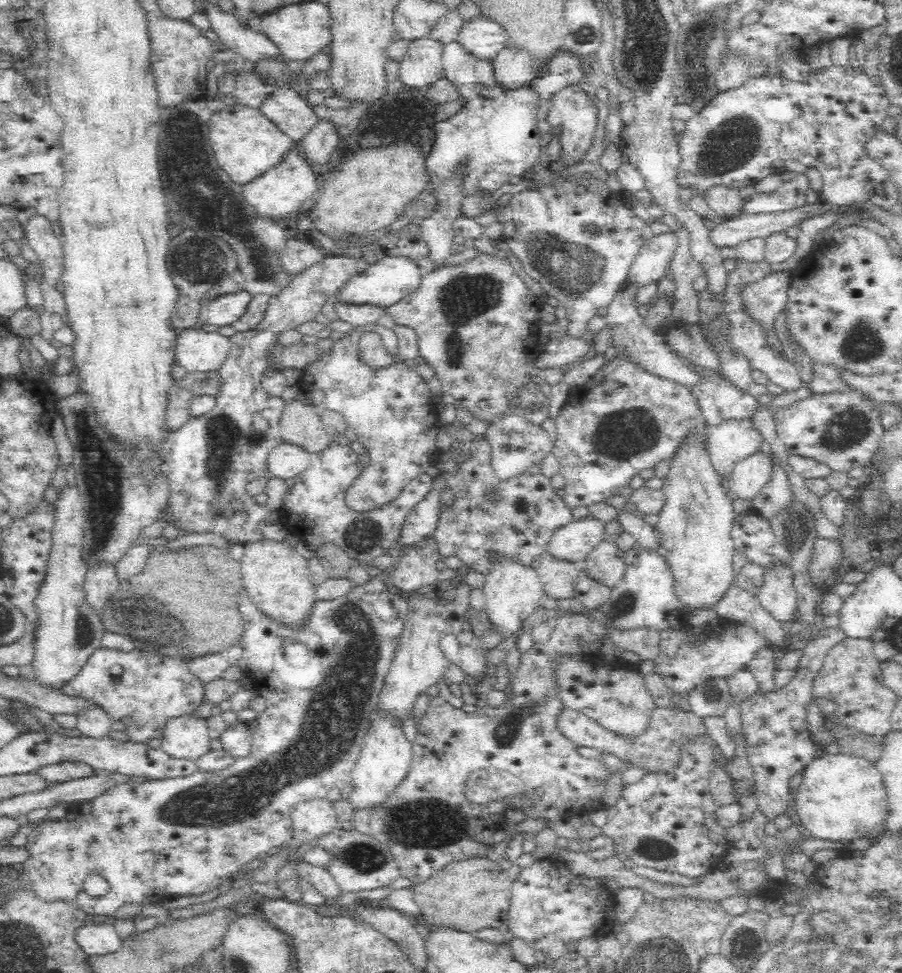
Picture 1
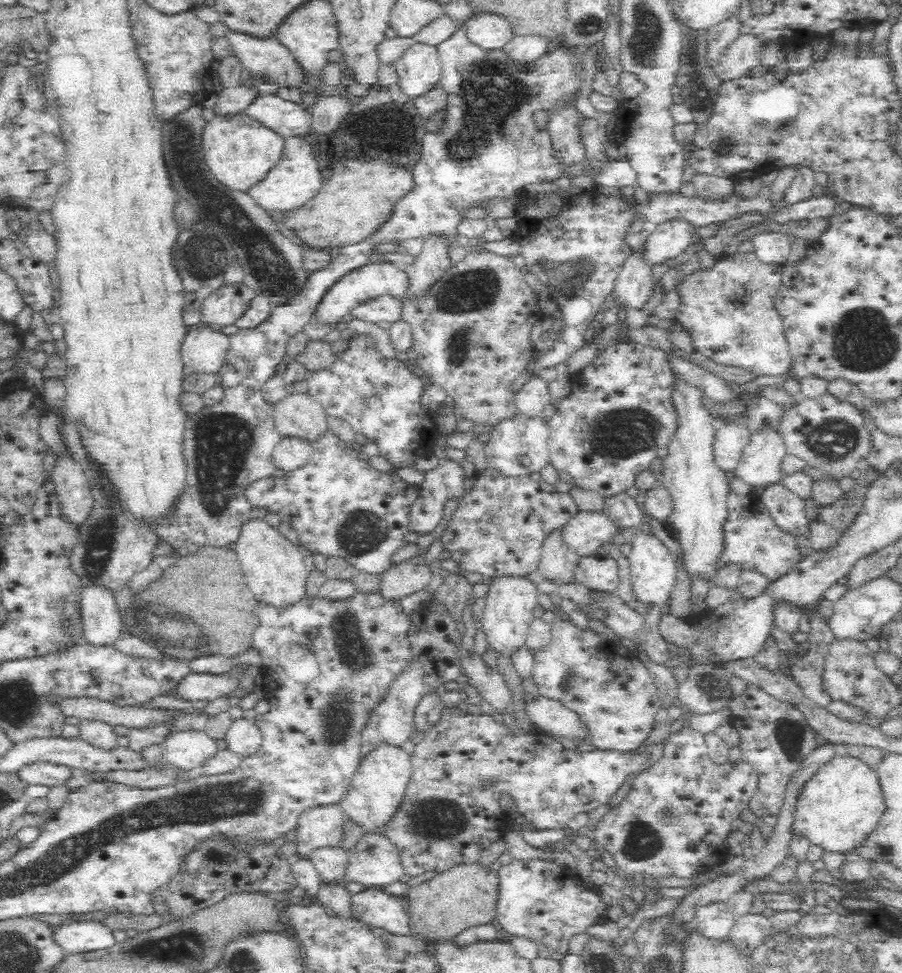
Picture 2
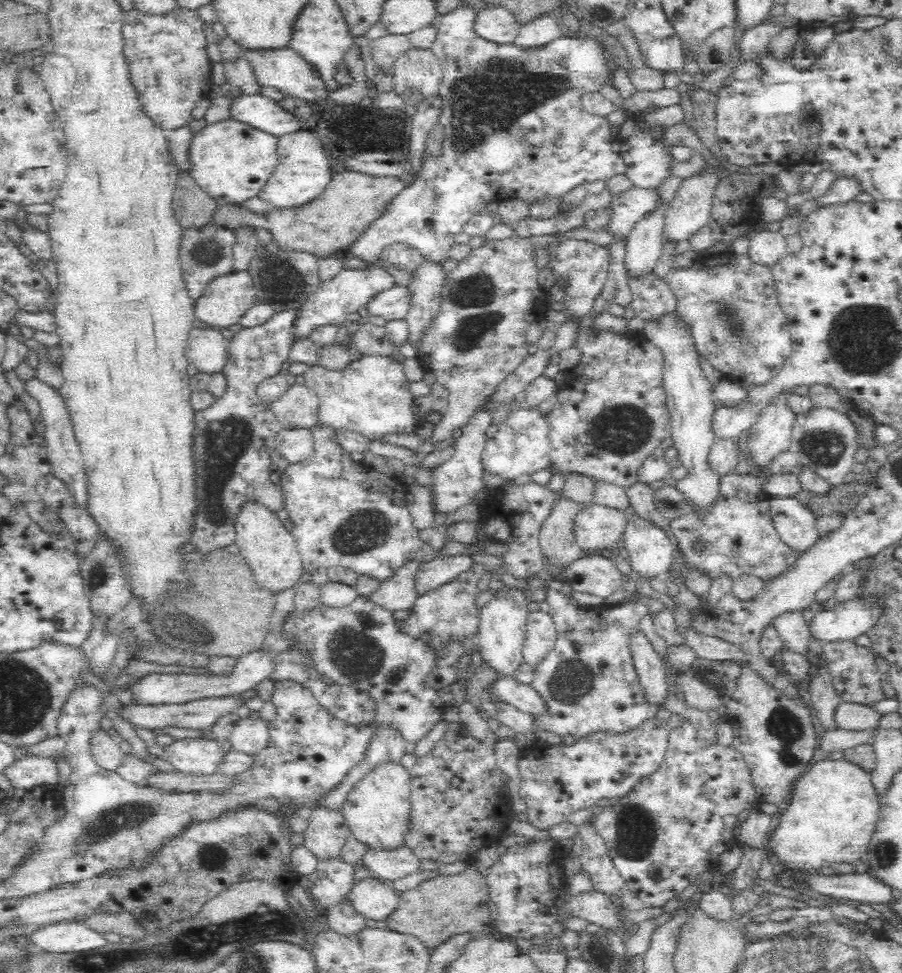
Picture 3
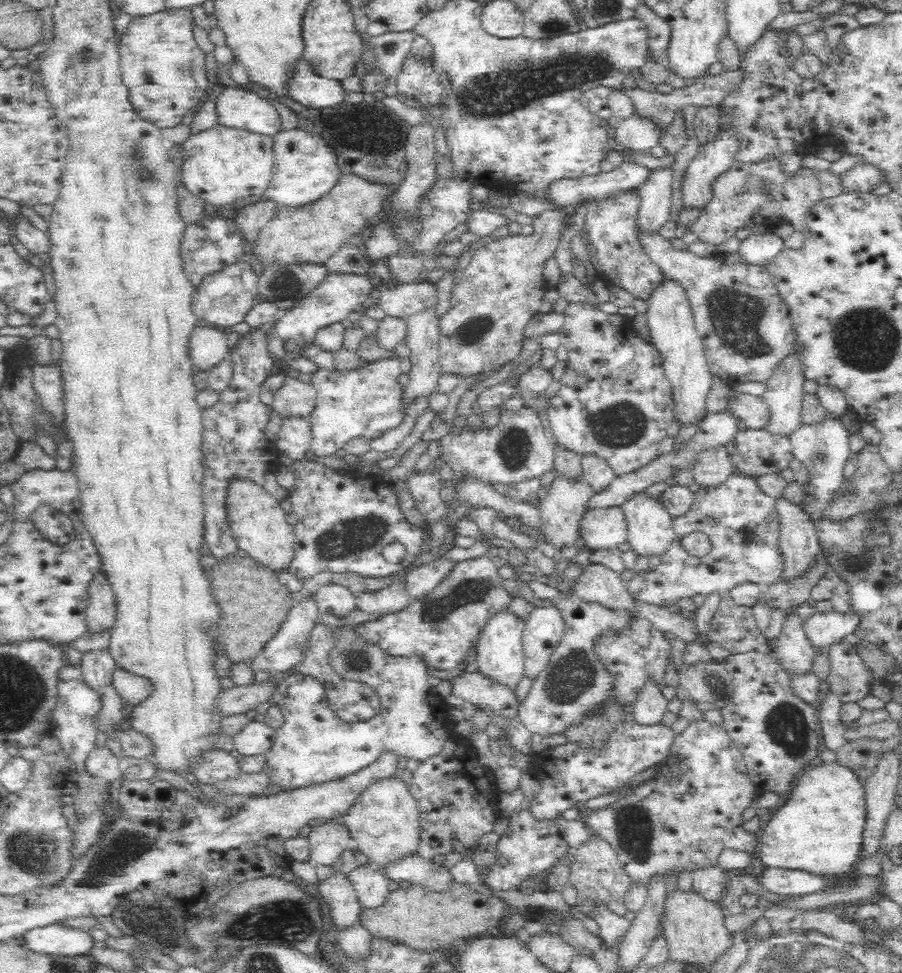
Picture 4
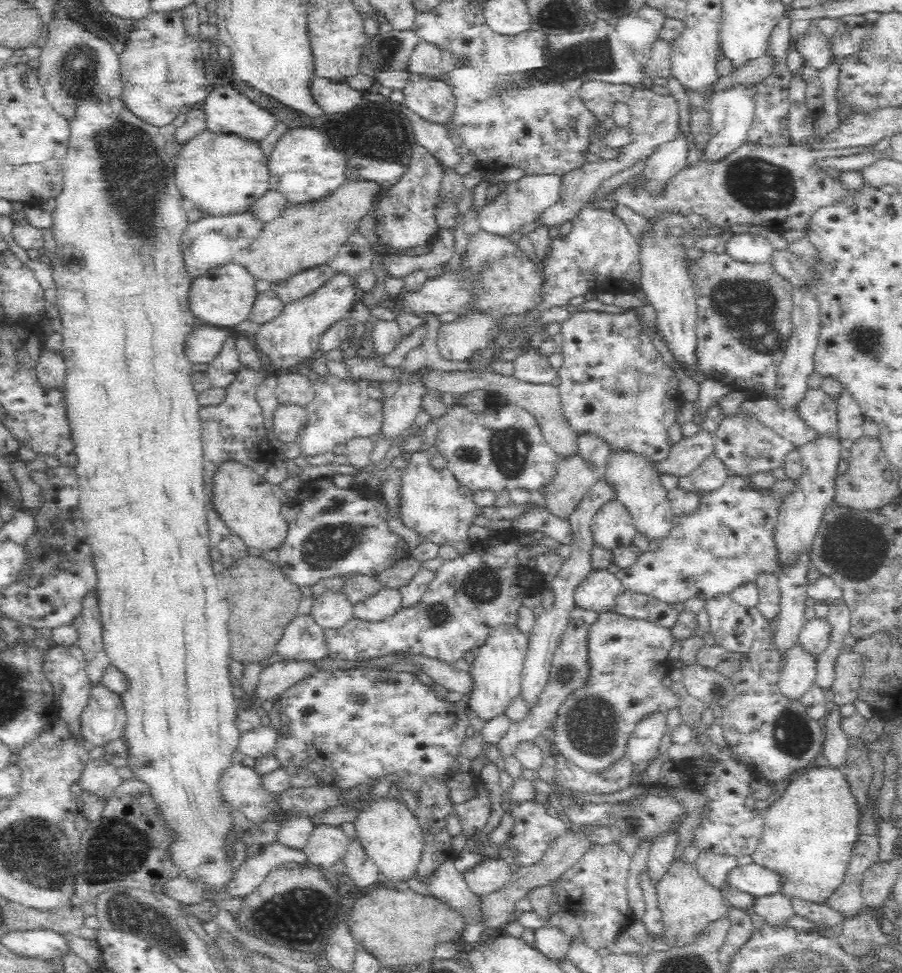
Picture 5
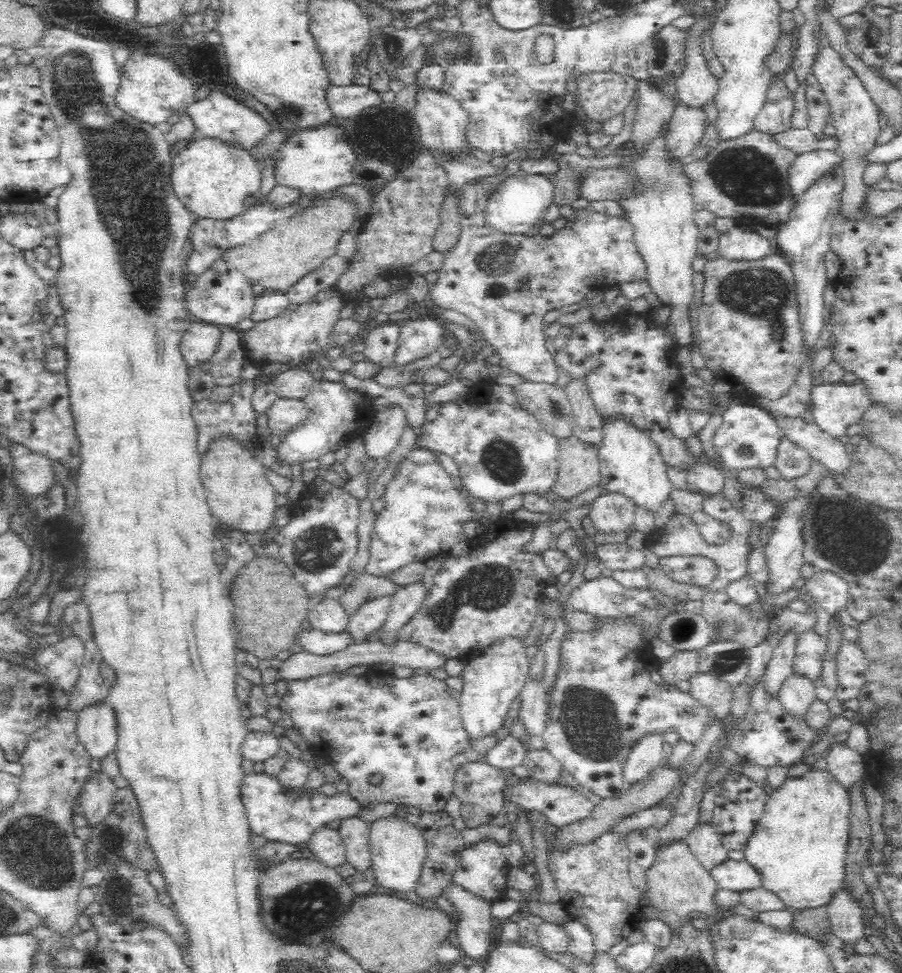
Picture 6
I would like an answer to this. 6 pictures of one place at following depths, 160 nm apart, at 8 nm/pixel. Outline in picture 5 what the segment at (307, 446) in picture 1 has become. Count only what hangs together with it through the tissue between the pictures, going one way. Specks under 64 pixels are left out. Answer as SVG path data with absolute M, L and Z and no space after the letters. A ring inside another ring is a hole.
M278 371L275 393L279 405L305 407L313 401L314 387L306 375Z

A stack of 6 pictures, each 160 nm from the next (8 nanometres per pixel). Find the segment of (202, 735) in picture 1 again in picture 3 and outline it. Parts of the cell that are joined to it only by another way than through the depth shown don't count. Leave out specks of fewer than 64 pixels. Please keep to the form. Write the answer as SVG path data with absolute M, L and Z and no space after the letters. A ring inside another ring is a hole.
M210 737L182 738L164 746L164 758L186 774L214 774L224 756L220 742Z

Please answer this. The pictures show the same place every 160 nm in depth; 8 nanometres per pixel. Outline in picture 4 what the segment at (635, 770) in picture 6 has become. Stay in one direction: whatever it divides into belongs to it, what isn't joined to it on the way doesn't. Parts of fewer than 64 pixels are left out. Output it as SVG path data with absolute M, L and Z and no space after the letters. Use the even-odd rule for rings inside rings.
M651 672L644 676L642 686L640 686L634 700L635 711L633 714L640 724L661 722L663 713L667 710L666 705L669 702L662 693L662 687L663 685L660 685L660 682Z

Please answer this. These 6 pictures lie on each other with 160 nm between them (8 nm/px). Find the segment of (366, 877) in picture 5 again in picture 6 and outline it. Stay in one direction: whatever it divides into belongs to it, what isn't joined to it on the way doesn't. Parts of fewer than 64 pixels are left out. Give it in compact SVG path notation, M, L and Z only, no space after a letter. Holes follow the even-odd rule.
M358 818L344 819L339 826L339 833L345 846L345 864L354 871L364 874L371 865L368 850L368 825Z

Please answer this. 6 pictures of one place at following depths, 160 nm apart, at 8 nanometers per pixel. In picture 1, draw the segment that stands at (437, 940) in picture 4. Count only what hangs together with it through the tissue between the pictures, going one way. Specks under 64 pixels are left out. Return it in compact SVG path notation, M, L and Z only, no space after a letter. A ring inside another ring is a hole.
M487 856L474 857L447 864L426 882L415 883L412 896L429 924L449 925L475 934L480 928L494 928L494 924L502 924L502 920L506 920L513 882L499 861Z

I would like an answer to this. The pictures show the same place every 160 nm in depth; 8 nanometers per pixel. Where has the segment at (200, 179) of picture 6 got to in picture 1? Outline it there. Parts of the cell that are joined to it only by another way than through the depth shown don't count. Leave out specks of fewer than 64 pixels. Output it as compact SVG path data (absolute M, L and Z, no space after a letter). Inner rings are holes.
M222 104L221 110L212 114L209 126L209 139L218 164L237 185L246 184L280 164L289 150L296 145L270 118L250 106Z

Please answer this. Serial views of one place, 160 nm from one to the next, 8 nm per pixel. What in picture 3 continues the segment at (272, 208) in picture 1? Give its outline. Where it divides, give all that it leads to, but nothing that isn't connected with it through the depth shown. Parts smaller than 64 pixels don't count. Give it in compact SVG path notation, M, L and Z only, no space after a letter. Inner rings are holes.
M310 130L284 135L278 139L279 161L266 184L258 190L258 198L269 202L270 208L295 208L314 200L330 182L330 167L326 154Z

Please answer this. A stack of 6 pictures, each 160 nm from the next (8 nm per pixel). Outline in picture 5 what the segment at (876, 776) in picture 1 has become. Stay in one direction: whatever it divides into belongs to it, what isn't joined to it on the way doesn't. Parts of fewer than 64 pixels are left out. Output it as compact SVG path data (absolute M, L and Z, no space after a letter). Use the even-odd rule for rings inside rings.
M832 765L807 767L790 778L784 793L763 812L763 835L753 855L753 862L785 876L783 894L793 894L812 902L825 902L844 880L846 864L857 841L861 816L862 806L858 804L843 768Z

